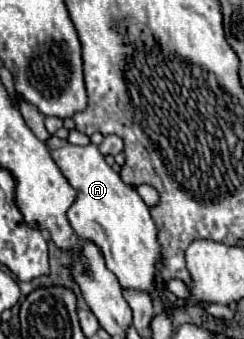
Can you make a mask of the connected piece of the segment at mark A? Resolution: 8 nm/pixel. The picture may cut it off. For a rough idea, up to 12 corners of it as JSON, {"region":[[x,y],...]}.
{"region":[[45,144],[67,220],[121,286],[151,294],[161,258],[143,198],[95,144]]}

